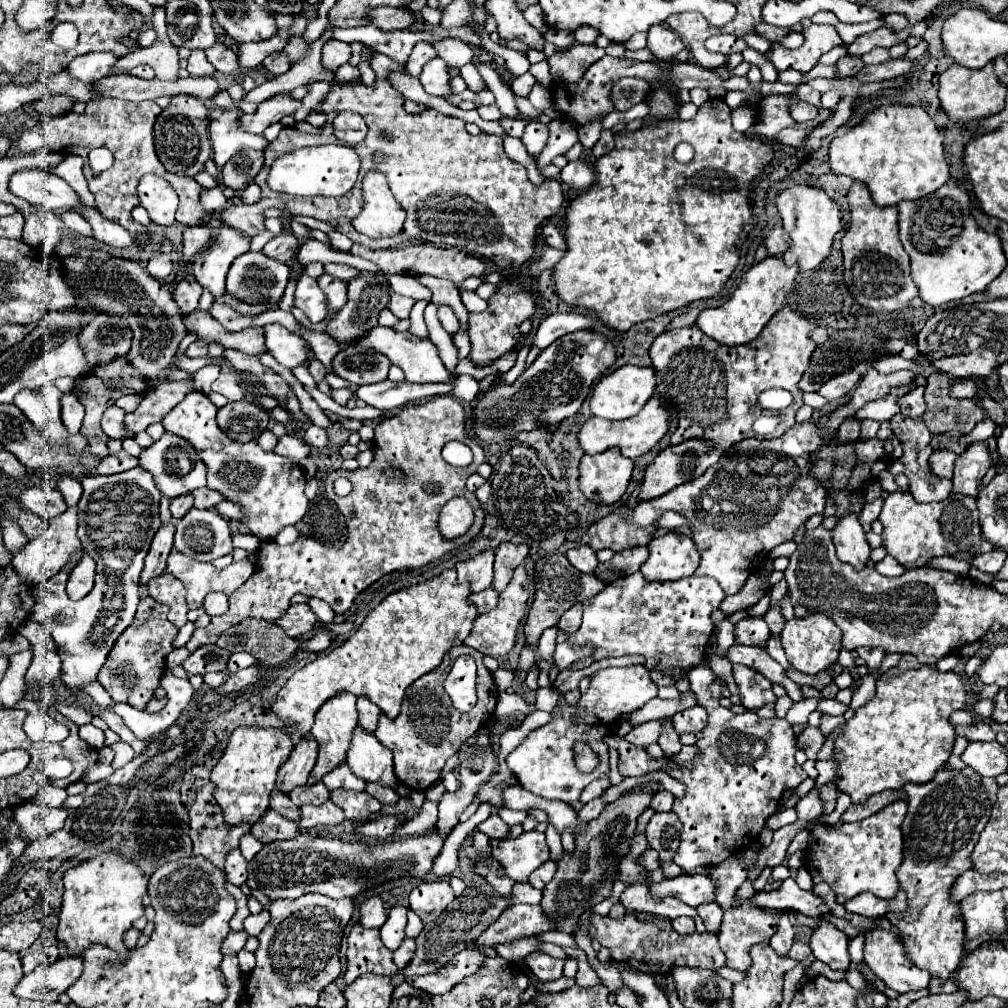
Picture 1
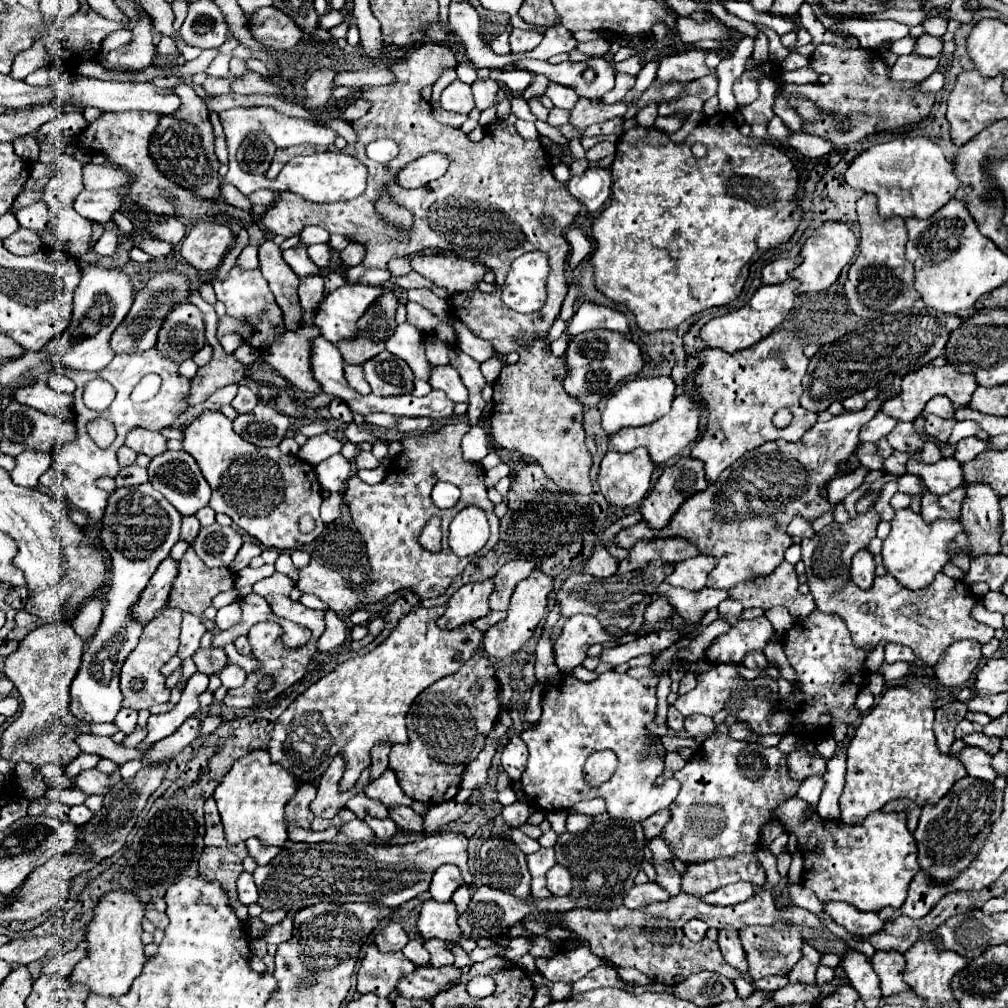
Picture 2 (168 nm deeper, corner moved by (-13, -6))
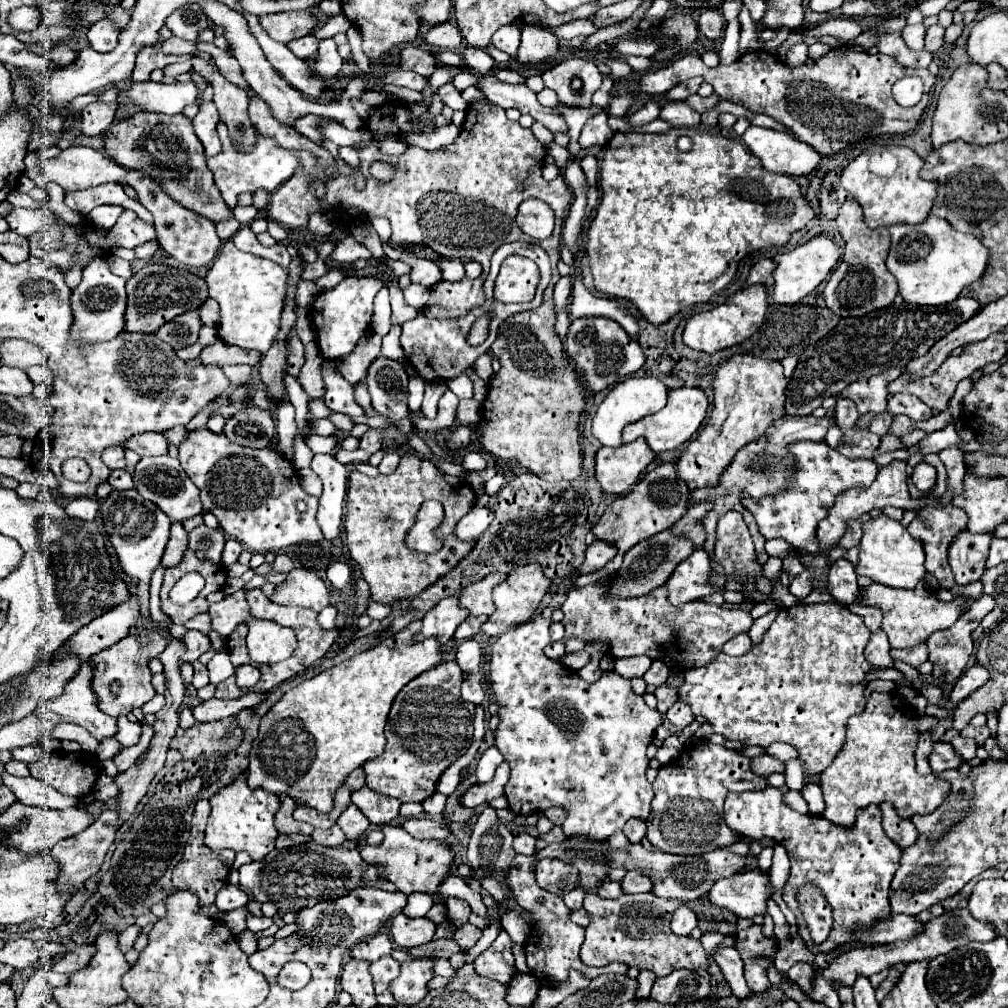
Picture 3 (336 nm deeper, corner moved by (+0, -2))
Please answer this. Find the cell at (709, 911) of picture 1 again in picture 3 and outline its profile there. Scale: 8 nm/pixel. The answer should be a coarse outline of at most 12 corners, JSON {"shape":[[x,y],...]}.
{"shape":[[734,946],[714,948],[734,996],[750,994],[744,964]]}

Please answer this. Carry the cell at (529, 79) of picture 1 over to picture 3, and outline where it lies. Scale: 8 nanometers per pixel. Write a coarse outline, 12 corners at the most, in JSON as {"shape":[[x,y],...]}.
{"shape":[[534,122],[530,130],[544,146],[552,142],[552,132]]}

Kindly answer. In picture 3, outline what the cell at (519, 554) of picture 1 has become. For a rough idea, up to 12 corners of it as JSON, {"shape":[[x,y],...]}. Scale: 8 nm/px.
{"shape":[[492,572],[460,594],[470,614],[494,612],[492,588],[508,574]]}

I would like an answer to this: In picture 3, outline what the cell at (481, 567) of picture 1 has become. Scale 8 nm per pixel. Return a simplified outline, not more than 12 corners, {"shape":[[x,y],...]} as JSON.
{"shape":[[458,596],[440,600],[424,618],[418,640],[446,644],[468,610]]}

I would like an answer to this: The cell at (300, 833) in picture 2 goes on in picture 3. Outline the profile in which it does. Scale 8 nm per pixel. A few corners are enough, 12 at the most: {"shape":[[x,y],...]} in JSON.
{"shape":[[278,834],[276,846],[288,848],[308,842],[310,836]]}

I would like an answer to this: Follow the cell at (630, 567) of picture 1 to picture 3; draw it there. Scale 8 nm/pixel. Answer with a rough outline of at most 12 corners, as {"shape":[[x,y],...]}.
{"shape":[[696,504],[670,528],[678,538],[702,546],[702,518],[710,504]]}

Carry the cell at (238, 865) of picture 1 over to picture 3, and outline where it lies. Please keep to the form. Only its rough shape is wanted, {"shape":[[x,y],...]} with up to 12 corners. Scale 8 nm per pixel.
{"shape":[[226,884],[216,896],[224,912],[246,906],[248,896]]}

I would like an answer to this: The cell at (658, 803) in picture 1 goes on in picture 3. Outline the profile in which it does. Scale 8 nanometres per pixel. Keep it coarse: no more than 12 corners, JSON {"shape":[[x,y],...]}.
{"shape":[[630,818],[624,824],[624,834],[630,842],[646,836],[646,822]]}

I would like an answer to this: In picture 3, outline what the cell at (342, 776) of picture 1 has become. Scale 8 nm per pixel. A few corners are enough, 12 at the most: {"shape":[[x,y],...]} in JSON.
{"shape":[[354,804],[342,812],[338,826],[346,838],[358,840],[370,828]]}

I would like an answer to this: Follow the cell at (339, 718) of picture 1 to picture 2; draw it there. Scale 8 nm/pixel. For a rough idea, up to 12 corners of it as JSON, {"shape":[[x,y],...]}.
{"shape":[[337,754],[319,780],[311,812],[319,818],[335,818],[351,796],[369,784],[369,770],[357,784],[339,792],[345,760]]}

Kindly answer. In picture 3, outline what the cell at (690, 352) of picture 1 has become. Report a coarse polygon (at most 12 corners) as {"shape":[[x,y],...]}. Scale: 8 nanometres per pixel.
{"shape":[[780,360],[714,366],[714,408],[676,462],[690,490],[716,486],[784,416]]}

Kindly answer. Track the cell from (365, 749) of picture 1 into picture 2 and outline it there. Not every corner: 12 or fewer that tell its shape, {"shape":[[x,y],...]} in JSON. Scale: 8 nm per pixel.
{"shape":[[387,768],[371,782],[365,796],[387,808],[411,806],[413,800],[399,788],[395,774]]}

